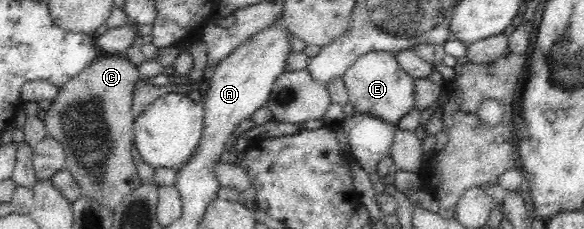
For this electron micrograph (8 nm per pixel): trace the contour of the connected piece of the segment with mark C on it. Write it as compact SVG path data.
M100 52L84 71L58 88L58 93L51 101L51 106L46 110L43 119L47 135L56 138L64 148L67 170L80 185L81 196L96 200L100 206L110 208L112 213L119 206L122 198L134 191L141 183L138 170L130 155L135 121L132 101L134 101L134 87L136 83L142 81L139 73L137 65L130 62L125 54Z

